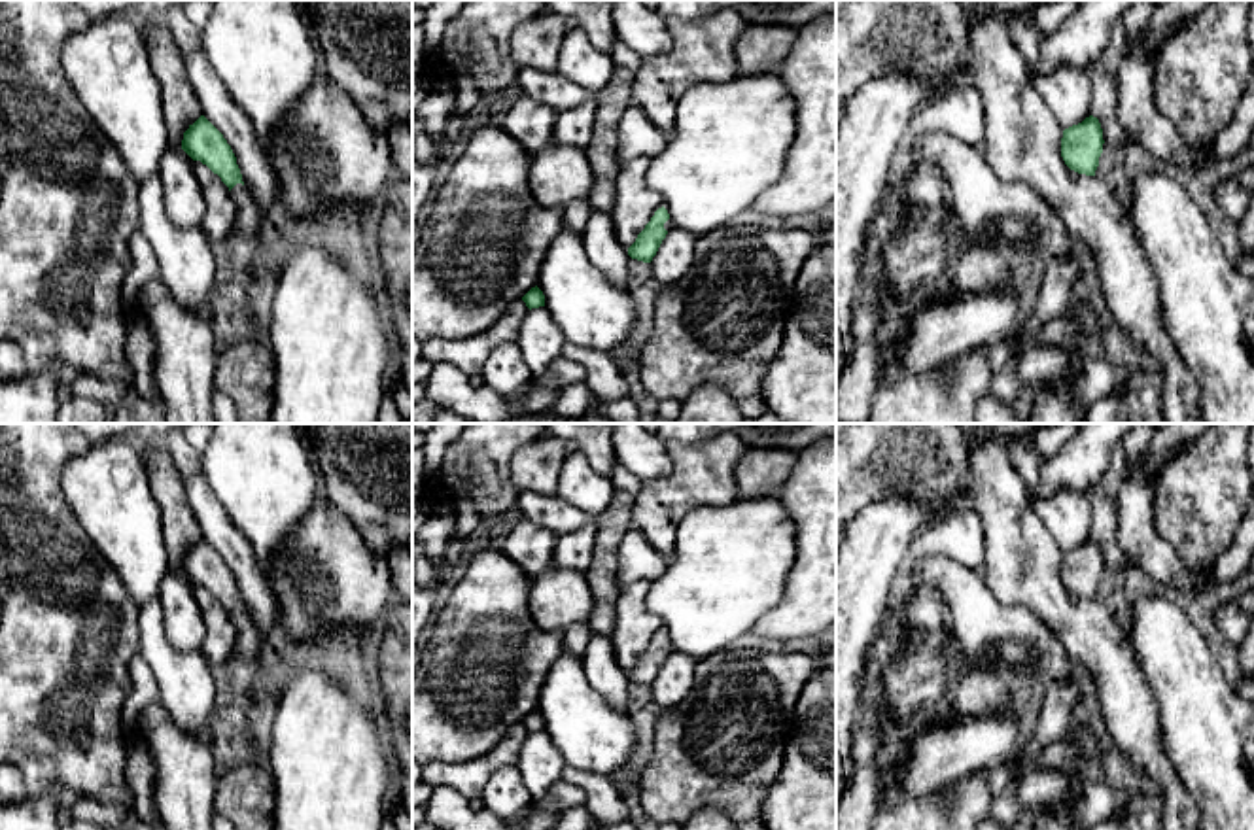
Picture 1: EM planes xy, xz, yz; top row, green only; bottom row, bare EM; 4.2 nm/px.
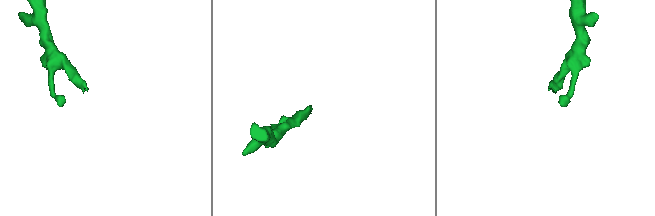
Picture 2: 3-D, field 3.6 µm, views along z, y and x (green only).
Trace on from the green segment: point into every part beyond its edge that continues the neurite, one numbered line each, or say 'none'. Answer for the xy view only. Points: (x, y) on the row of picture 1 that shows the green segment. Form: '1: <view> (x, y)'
1: xy (250, 218)

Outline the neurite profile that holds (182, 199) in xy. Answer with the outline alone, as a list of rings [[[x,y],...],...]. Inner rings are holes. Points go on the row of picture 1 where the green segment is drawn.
[[[180,147],[168,149],[159,164],[163,208],[172,227],[200,229],[206,202],[195,174],[193,159]]]

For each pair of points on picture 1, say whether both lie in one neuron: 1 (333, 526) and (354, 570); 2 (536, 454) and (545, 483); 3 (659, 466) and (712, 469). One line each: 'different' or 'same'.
1: same
2: same
3: different

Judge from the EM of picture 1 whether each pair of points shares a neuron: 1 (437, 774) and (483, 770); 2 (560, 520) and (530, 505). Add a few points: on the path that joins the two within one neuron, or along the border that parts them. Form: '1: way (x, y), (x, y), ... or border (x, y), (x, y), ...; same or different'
1: way (449, 774), (471, 774); same
2: way (553, 515), (538, 507); same

